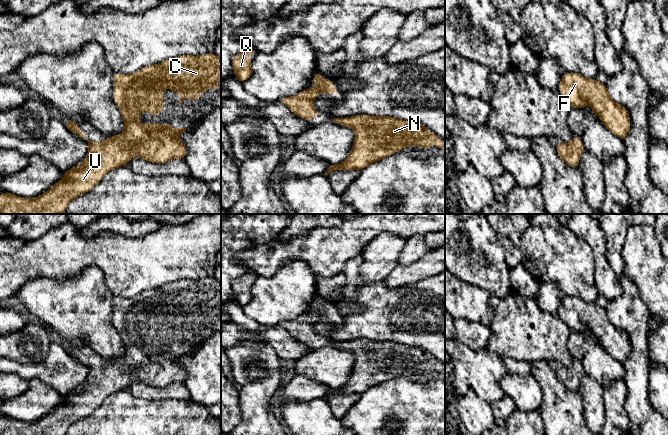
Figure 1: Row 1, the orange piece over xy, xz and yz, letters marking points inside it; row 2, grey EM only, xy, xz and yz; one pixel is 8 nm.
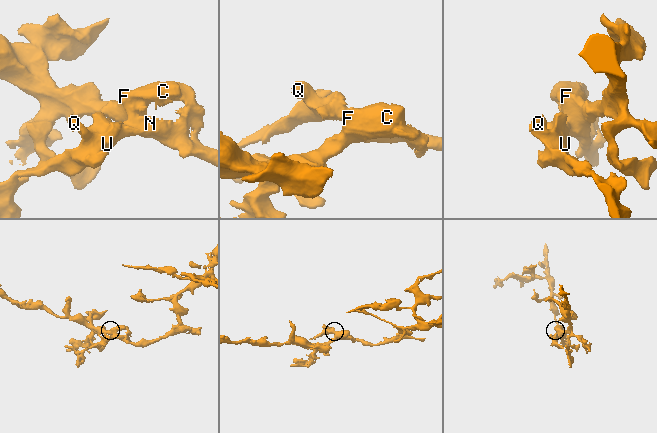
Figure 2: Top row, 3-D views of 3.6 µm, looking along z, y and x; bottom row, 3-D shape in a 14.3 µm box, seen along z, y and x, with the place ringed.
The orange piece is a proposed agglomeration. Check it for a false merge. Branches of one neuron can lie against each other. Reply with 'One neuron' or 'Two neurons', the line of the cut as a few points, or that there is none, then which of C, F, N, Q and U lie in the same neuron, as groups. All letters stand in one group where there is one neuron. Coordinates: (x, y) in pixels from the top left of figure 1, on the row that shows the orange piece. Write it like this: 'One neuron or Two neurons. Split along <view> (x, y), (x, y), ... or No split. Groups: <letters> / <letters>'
One neuron. No split. Groups: C F N Q U

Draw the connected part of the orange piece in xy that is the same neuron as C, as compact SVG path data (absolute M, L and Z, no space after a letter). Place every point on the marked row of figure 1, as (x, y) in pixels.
M207 53L200 56L182 55L165 60L159 64L143 67L130 75L121 73L113 74L113 99L122 114L125 124L125 131L119 135L109 137L108 140L92 142L81 130L77 128L77 122L64 121L65 126L76 136L83 138L89 144L87 157L83 163L74 169L64 171L64 177L55 183L49 190L36 198L22 198L7 191L0 195L0 214L63 214L68 204L79 195L90 191L109 171L127 165L134 156L148 162L163 164L172 159L183 159L186 156L186 148L179 139L179 134L185 132L186 128L172 128L170 124L148 124L144 121L139 126L139 113L150 112L152 116L158 116L163 111L163 89L170 88L179 93L179 104L183 104L183 97L199 102L199 93L205 92L208 88L221 88L221 59L214 53Z

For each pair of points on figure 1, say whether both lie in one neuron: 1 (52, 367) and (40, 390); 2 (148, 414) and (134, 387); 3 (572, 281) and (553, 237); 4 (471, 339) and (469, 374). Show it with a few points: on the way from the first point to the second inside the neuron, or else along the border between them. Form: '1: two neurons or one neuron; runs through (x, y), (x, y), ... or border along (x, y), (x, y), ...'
1: two neurons; border along (29, 380), (38, 378), (52, 386), (62, 396)
2: two neurons; border along (127, 388), (139, 397), (164, 398)
3: one neuron; runs through (572, 270), (571, 266), (555, 248)
4: two neurons; border along (455, 338), (474, 350), (486, 348)

